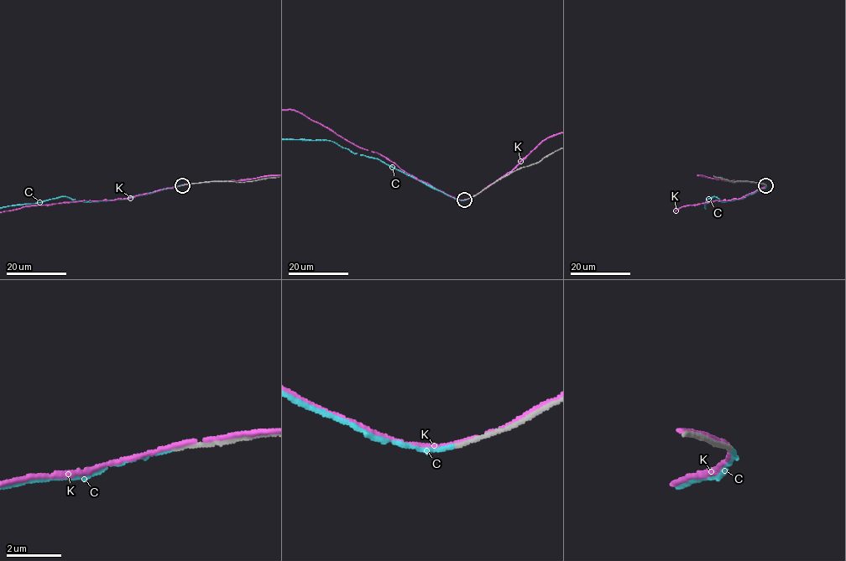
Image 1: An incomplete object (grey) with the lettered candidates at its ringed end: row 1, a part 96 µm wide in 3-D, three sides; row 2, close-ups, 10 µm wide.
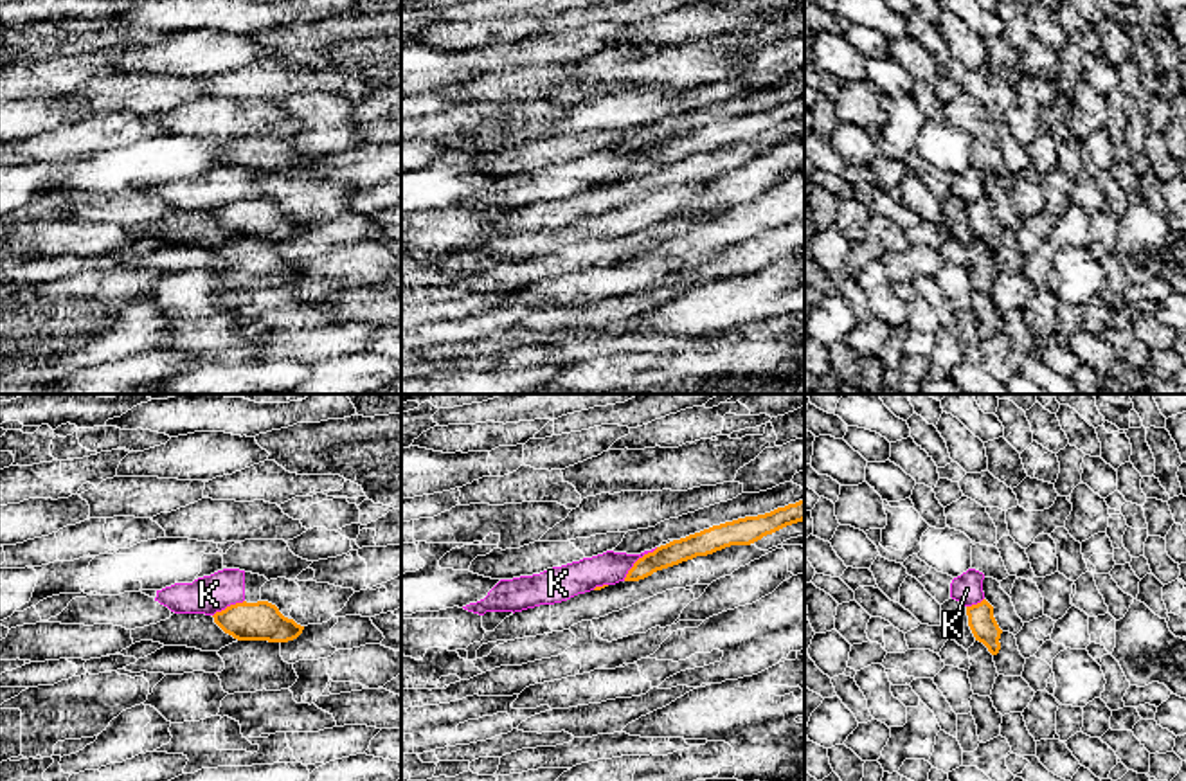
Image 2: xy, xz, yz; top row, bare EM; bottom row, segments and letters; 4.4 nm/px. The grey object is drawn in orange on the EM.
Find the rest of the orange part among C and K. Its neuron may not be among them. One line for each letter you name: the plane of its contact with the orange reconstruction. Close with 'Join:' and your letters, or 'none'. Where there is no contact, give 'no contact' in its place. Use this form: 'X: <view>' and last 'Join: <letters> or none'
C: no contact
Join: C

